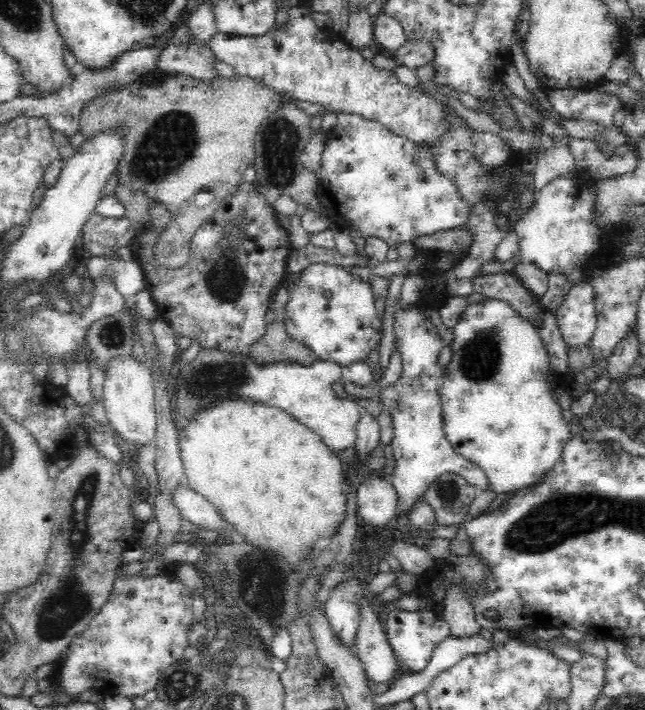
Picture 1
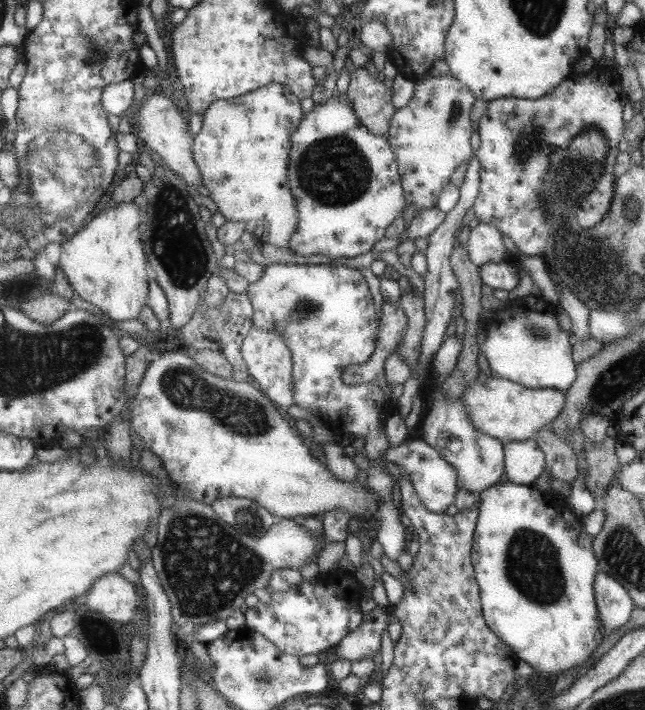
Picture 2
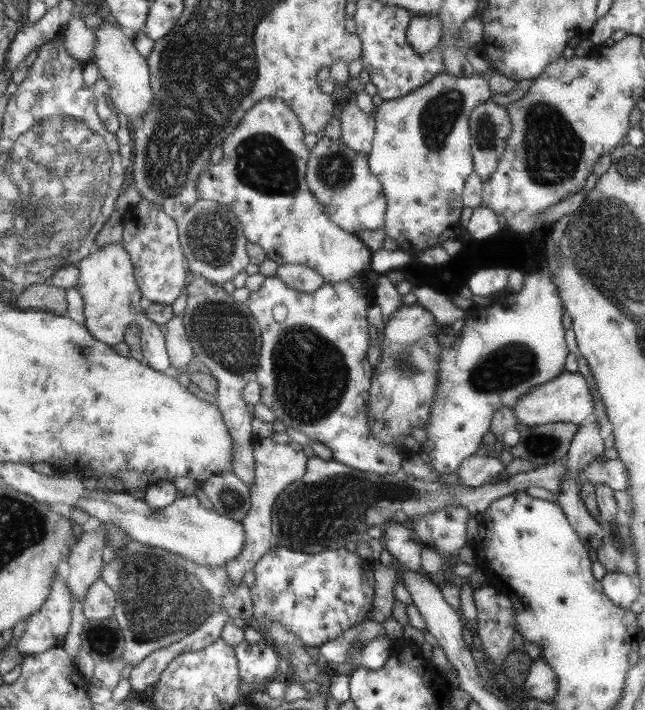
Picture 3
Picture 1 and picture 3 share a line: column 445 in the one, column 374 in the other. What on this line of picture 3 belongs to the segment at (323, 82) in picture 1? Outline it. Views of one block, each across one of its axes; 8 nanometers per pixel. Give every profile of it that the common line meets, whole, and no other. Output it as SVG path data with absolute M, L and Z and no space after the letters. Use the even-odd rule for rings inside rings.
M346 103L339 112L342 142L358 154L368 156L375 136L375 115L364 114L355 104Z

